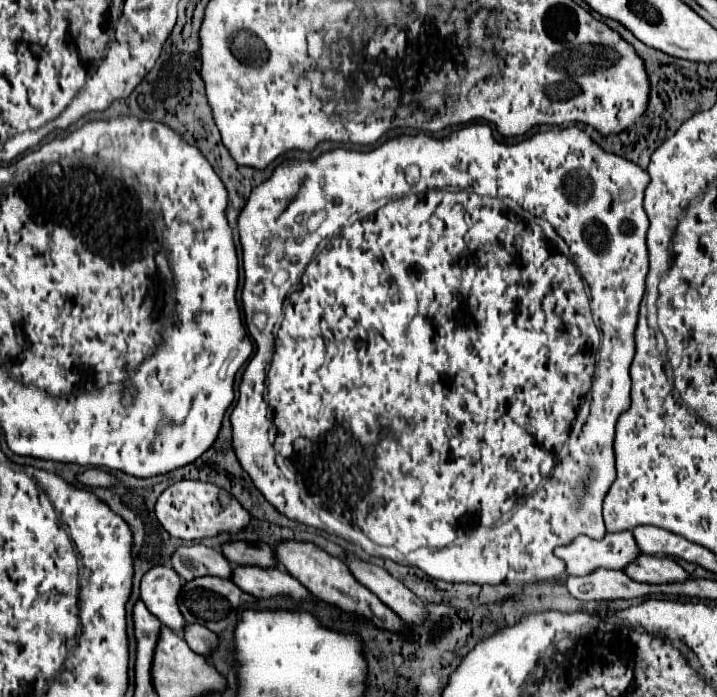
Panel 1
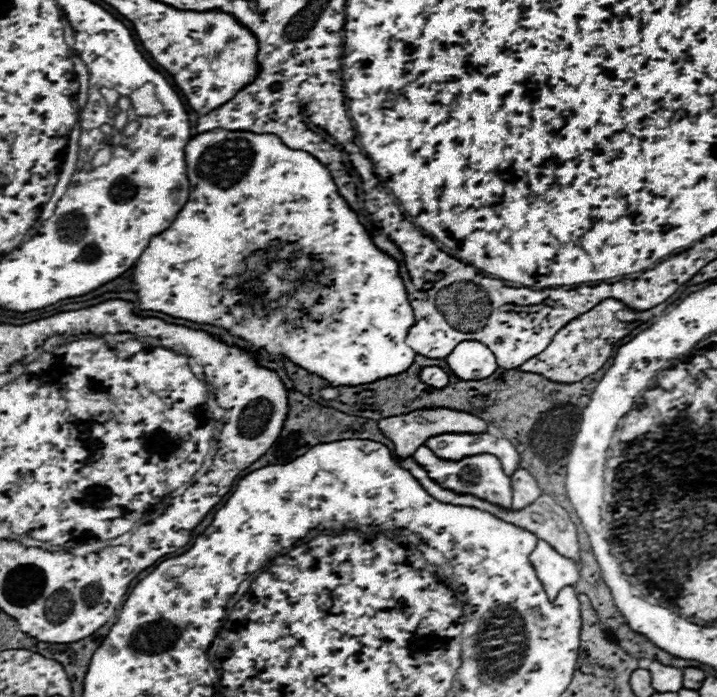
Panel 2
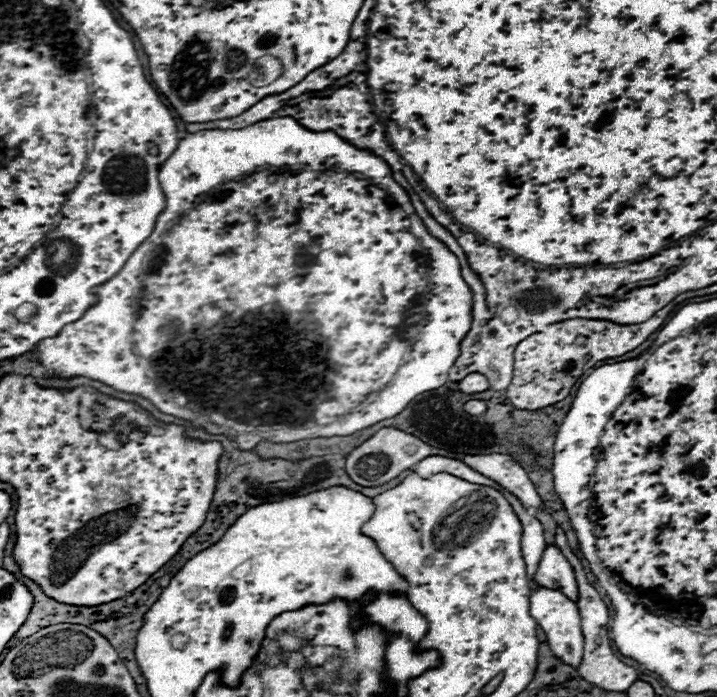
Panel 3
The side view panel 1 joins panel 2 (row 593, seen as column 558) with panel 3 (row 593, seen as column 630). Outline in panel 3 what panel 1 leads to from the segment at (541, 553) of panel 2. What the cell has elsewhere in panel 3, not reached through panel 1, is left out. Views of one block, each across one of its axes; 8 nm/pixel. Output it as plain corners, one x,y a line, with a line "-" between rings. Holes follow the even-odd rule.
538,588
530,596
530,614
534,616
534,620
538,620
540,628
546,632
552,654
558,660
562,660
564,664
568,664
572,668
578,668
582,664
582,656
584,656
584,636
582,636
580,614
578,614
576,604
558,590

